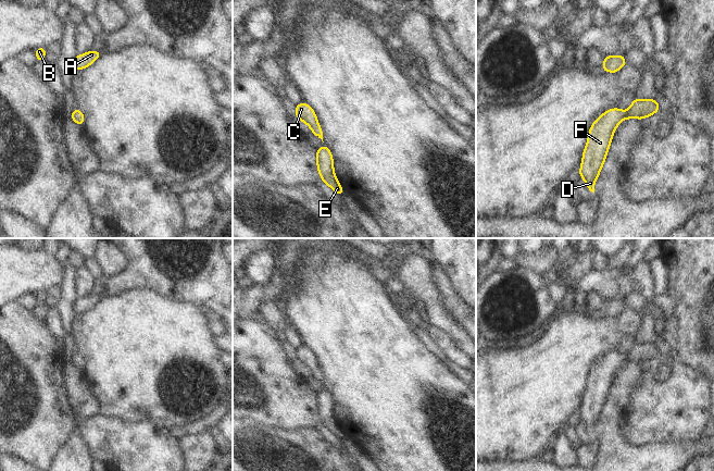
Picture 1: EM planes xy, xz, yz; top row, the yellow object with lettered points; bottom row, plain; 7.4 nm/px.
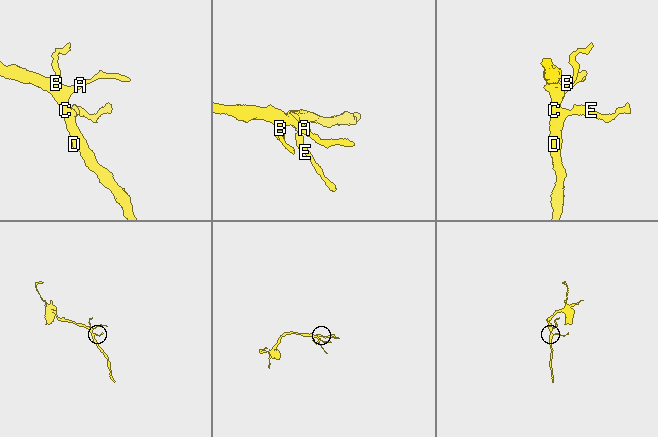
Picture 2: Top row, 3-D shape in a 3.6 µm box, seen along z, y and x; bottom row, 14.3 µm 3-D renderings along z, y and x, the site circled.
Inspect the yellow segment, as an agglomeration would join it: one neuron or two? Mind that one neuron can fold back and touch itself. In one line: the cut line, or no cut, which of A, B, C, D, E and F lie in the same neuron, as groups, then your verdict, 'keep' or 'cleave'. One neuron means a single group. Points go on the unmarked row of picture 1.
cut none; groups A B C D E F; keep

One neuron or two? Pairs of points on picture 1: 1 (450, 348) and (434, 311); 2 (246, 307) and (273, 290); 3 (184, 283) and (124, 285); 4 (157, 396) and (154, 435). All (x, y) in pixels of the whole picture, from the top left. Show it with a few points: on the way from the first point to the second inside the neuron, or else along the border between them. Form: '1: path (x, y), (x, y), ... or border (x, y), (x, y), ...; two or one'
1: border (426, 325), (441, 329), (460, 349); two
2: path (252, 300), (259, 294), (266, 293); one
3: path (168, 280), (139, 280); one
4: border (130, 422), (154, 422), (167, 430); two

